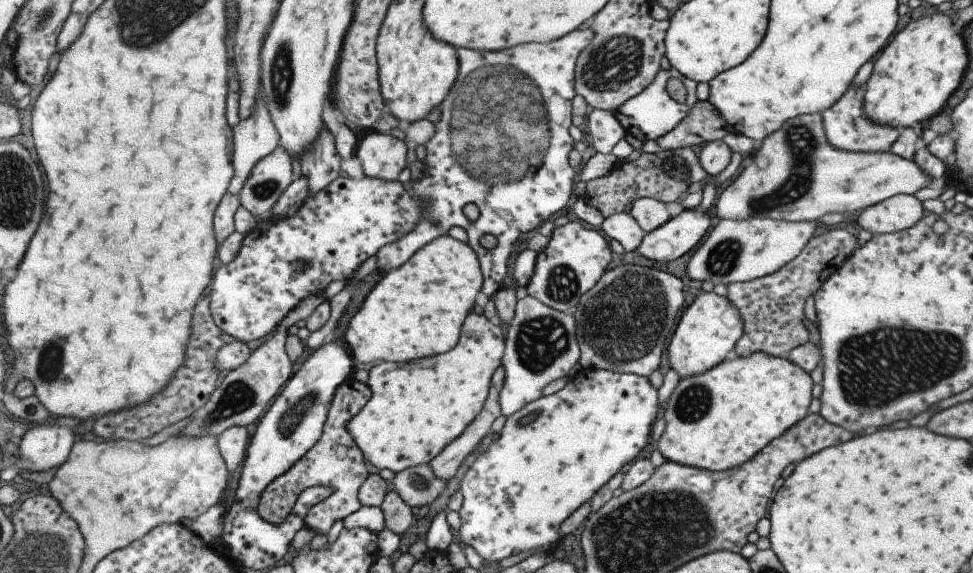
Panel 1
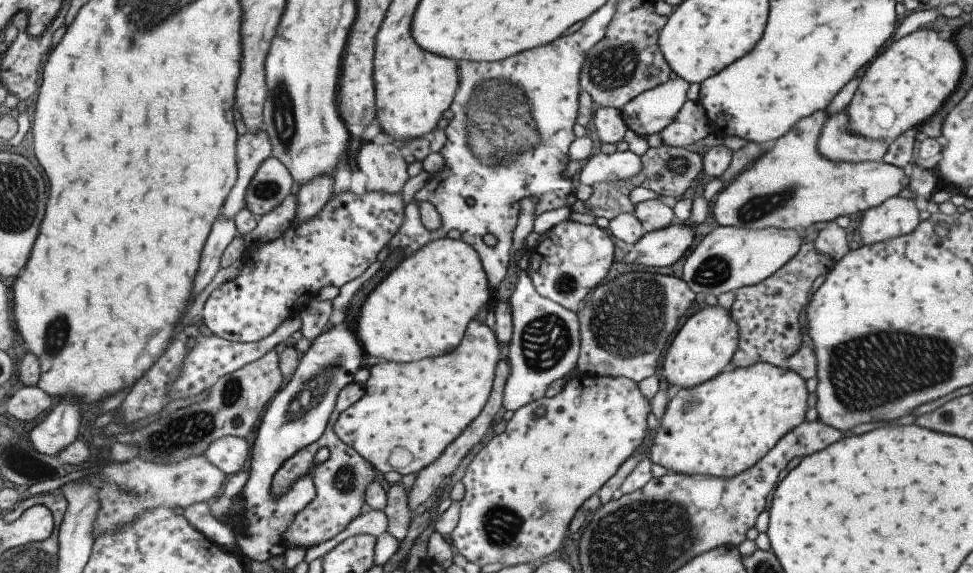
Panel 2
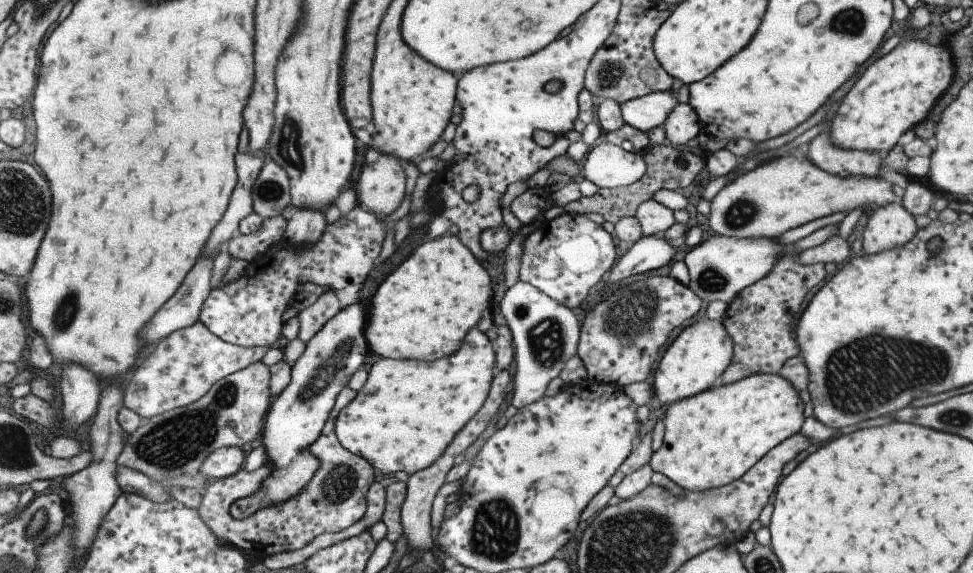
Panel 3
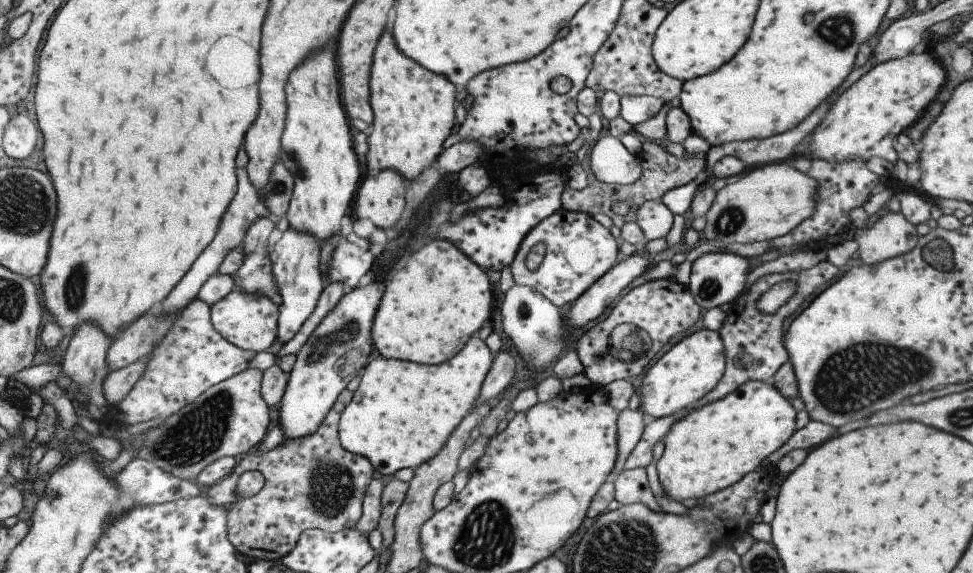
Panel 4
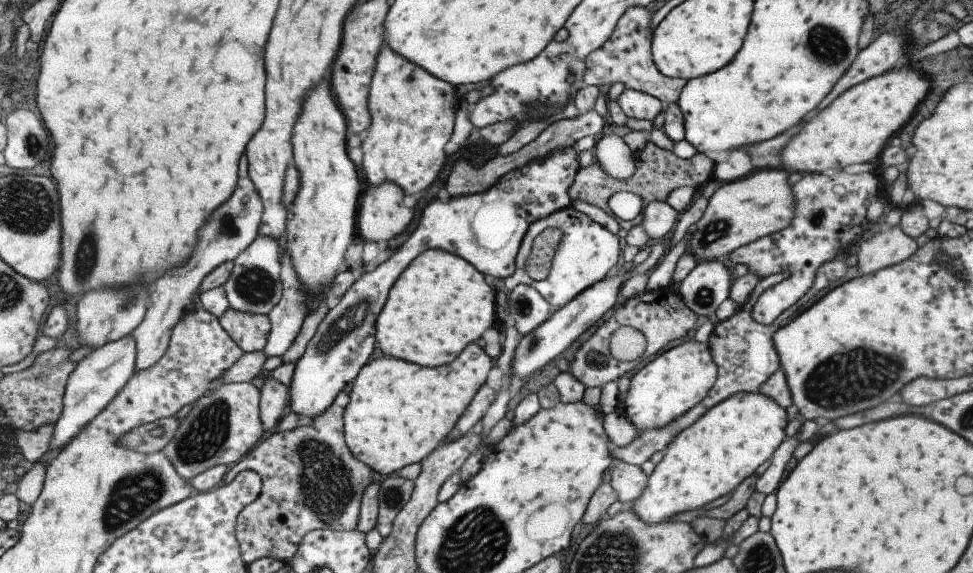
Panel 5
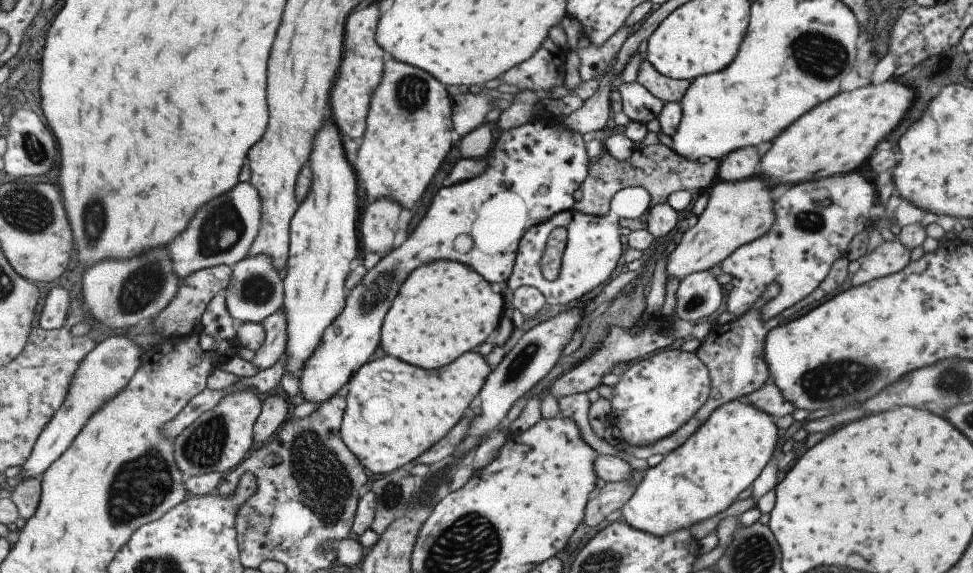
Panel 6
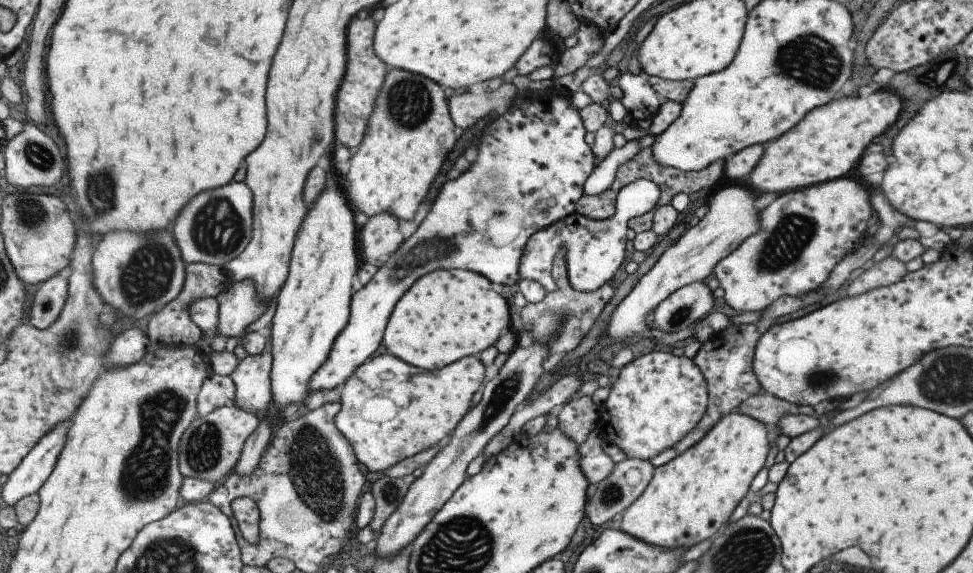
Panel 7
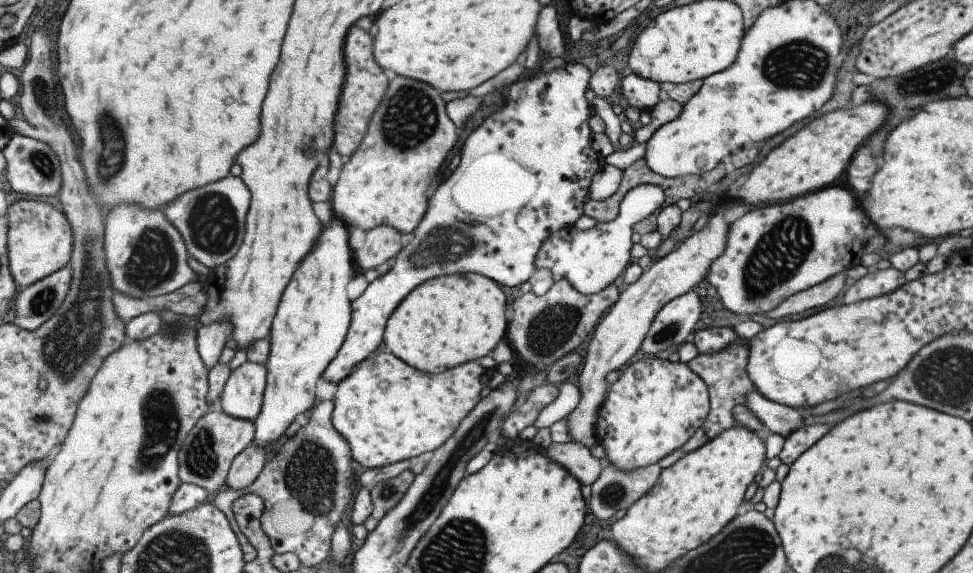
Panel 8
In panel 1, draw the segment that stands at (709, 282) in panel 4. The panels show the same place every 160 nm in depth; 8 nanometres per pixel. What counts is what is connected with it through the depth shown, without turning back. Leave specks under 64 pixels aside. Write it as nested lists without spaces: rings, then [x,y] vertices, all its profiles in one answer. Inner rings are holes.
[[[755,218],[729,220],[721,219],[701,246],[693,252],[686,266],[686,274],[691,280],[725,284],[747,282],[767,276],[779,270],[792,258],[795,258],[805,243],[815,232],[813,221],[784,221],[772,218]]]

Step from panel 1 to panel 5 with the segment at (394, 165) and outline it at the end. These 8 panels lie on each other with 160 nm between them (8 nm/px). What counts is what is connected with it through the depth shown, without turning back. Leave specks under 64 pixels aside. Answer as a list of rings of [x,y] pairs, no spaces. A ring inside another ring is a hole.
[[[387,181],[379,186],[369,186],[363,193],[362,206],[359,207],[359,232],[367,242],[387,242],[399,234],[403,234],[413,222],[415,214],[412,208],[403,204],[405,191],[397,183]]]

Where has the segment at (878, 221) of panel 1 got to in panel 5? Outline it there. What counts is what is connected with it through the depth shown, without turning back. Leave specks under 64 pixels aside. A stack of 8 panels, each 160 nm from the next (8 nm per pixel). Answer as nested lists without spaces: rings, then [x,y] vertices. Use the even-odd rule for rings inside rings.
[[[899,225],[889,227],[885,232],[879,231],[863,240],[859,238],[856,254],[859,275],[877,272],[905,260],[917,248],[915,239],[907,236]]]

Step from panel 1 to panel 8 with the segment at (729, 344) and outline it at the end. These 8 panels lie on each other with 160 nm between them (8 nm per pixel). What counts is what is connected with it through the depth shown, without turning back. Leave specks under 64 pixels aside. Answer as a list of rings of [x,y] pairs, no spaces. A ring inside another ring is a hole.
[[[656,356],[654,358],[640,359],[636,362],[631,362],[629,366],[625,366],[619,372],[617,379],[610,384],[610,391],[606,393],[606,398],[600,408],[597,433],[600,445],[604,448],[607,456],[607,459],[604,459],[603,462],[609,462],[610,465],[613,465],[620,471],[630,471],[631,469],[643,468],[657,463],[663,456],[683,446],[691,436],[694,436],[694,432],[703,424],[709,410],[708,392],[705,383],[687,366],[687,363],[681,363],[676,358],[659,359]]]

